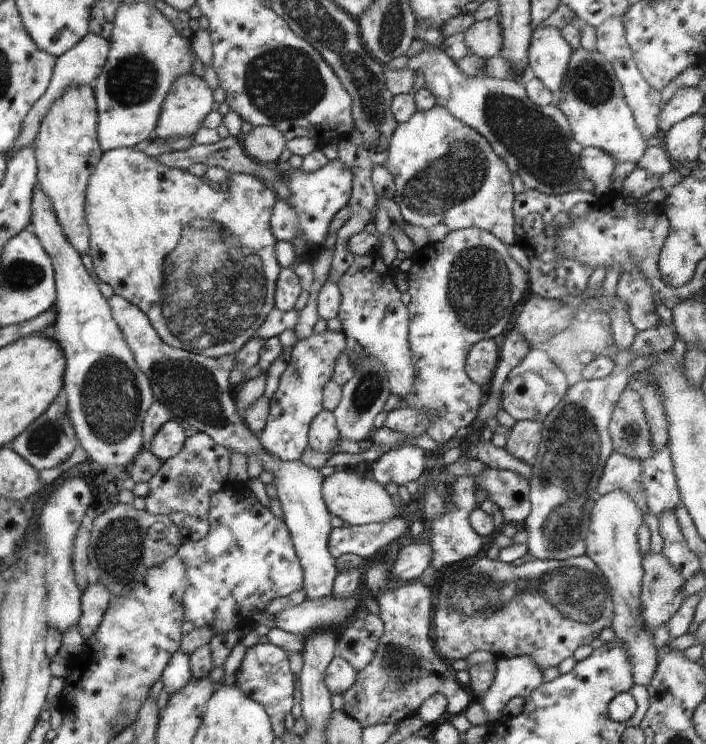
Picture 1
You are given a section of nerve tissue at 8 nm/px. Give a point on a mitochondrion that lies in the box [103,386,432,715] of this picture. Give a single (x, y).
(402, 665)

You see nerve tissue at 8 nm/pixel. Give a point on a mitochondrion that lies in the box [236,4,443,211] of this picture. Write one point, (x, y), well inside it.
(284, 83)

